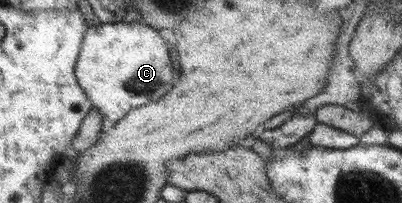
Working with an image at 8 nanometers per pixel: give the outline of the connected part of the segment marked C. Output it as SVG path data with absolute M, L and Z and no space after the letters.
M145 22L103 23L85 32L74 74L91 105L101 110L112 124L129 110L161 99L173 87L169 45L158 29Z

